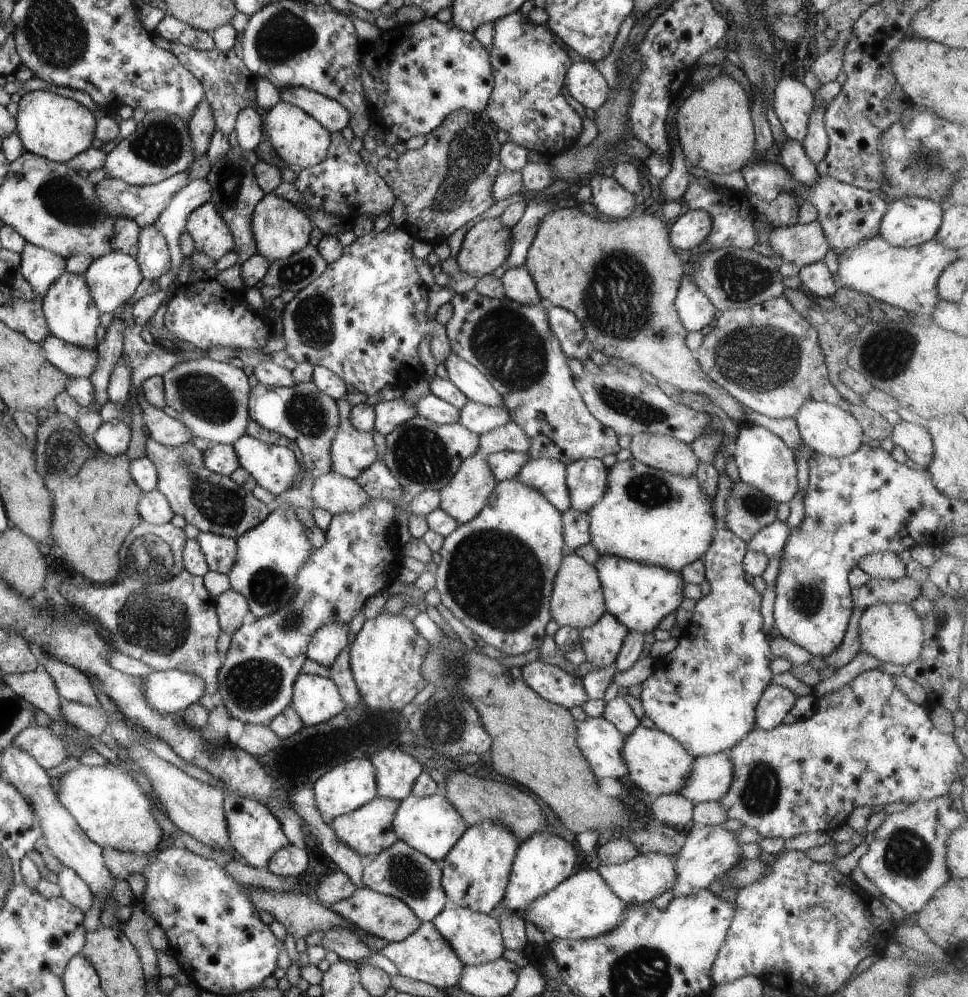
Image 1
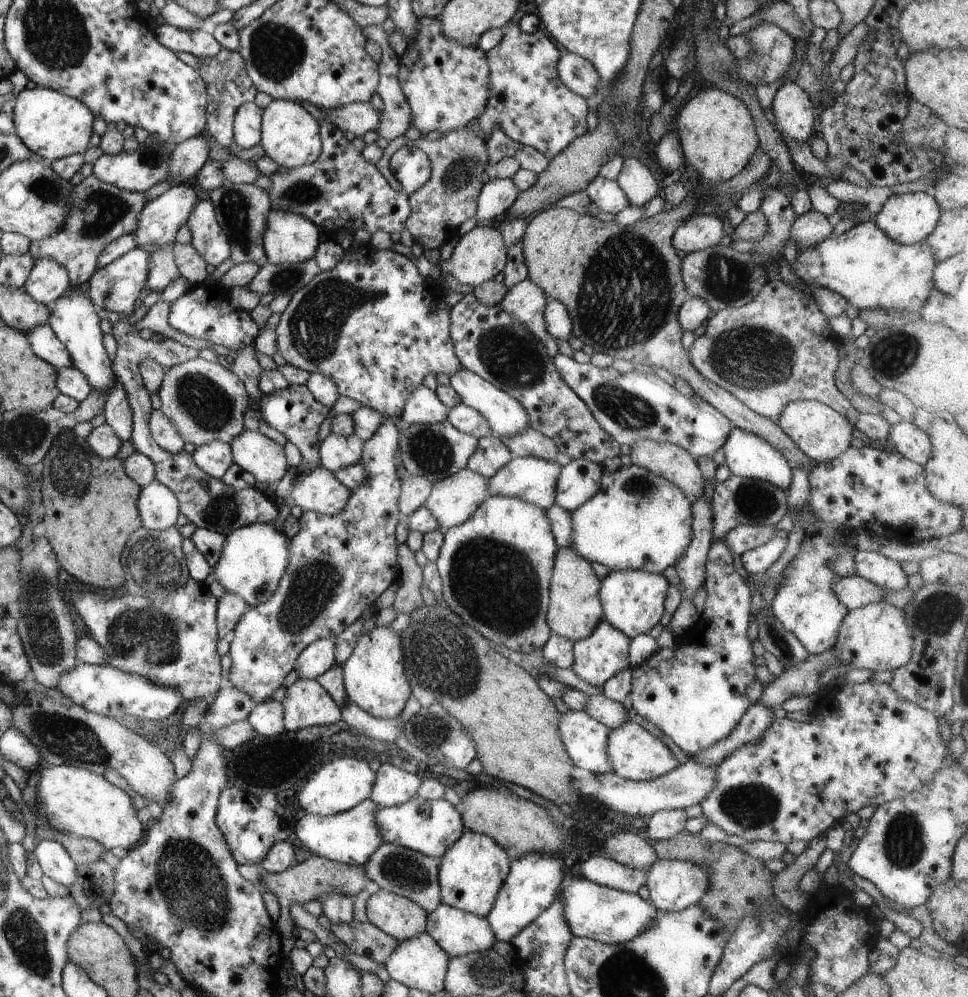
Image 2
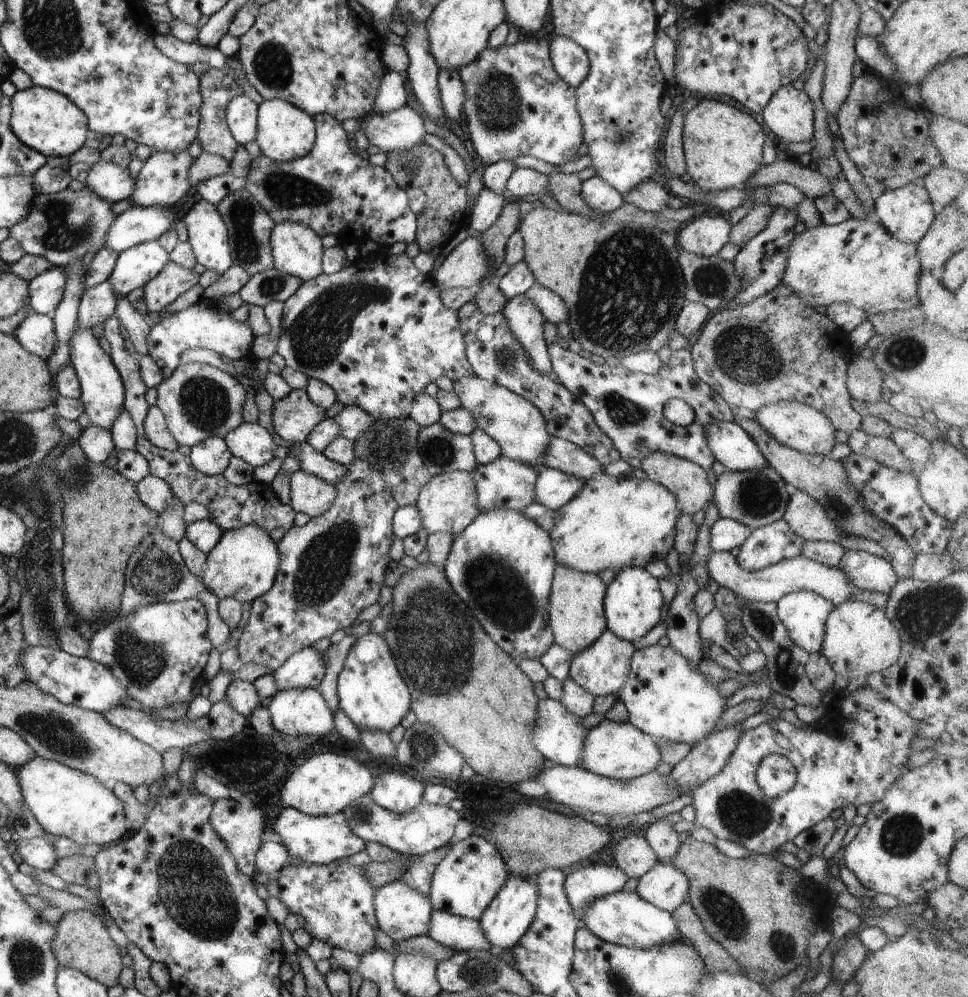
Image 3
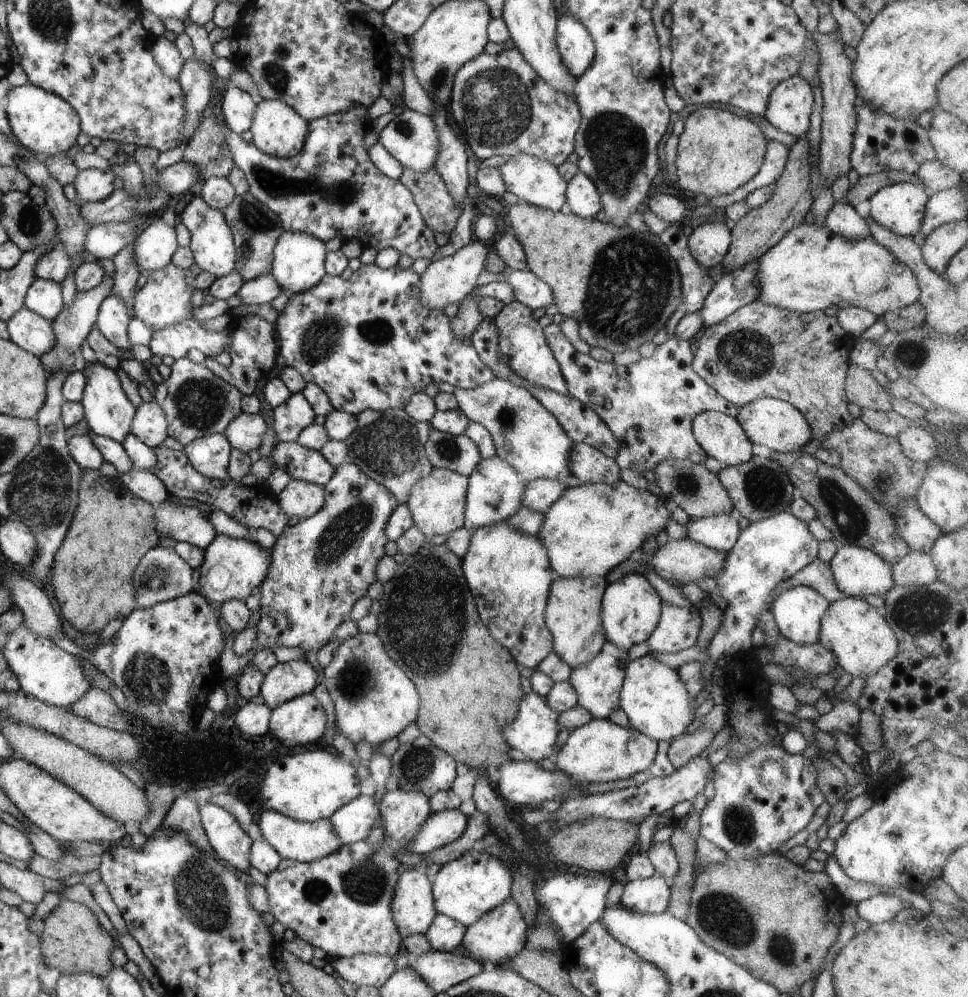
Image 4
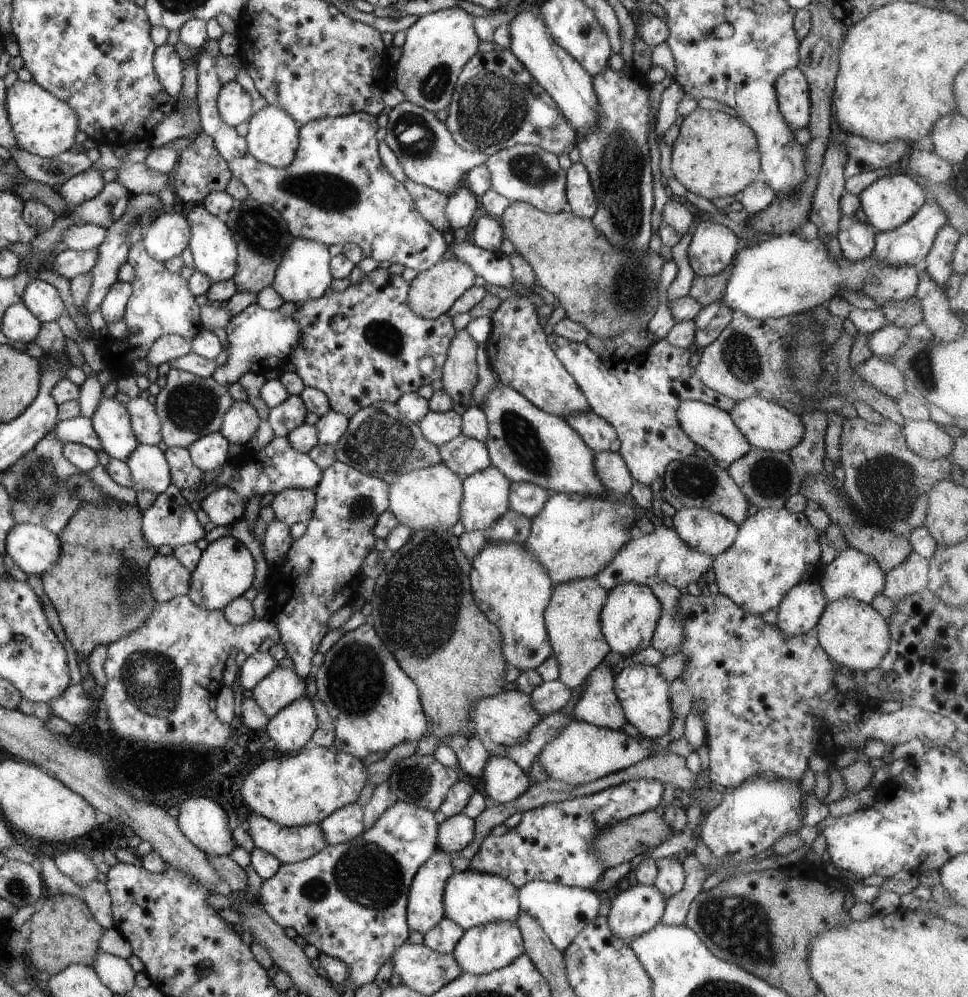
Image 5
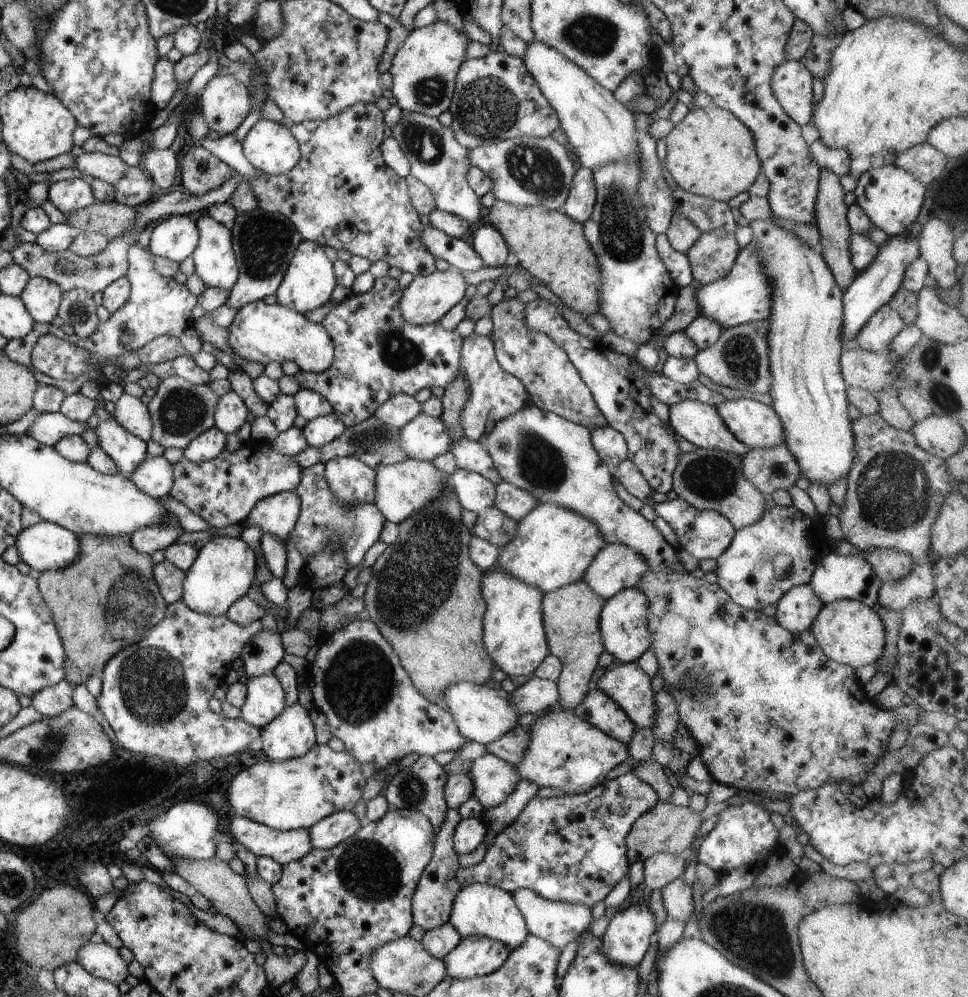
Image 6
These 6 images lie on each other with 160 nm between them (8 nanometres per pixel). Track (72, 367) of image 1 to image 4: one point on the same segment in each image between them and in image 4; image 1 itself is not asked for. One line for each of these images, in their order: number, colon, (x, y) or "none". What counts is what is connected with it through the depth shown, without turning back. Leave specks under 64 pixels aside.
2: (48, 346)
3: (37, 333)
4: (34, 333)

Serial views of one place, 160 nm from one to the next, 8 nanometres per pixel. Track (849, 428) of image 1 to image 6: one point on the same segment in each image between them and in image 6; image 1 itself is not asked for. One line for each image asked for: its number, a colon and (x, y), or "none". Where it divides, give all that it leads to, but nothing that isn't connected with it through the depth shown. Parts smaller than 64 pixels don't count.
2: (821, 433)
3: (799, 426)
4: (775, 423)
5: (766, 425)
6: (755, 424)

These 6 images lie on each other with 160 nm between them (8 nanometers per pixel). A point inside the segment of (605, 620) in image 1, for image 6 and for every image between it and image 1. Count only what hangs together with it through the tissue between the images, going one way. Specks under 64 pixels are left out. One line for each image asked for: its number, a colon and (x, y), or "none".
2: (603, 654)
3: (602, 669)
4: (598, 683)
5: (597, 704)
6: (597, 708)

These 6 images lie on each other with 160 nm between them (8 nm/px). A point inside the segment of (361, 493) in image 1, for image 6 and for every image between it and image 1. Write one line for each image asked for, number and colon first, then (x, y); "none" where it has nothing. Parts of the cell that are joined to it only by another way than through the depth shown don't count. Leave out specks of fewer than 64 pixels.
2: (319, 490)
3: (309, 493)
4: (301, 498)
5: (292, 505)
6: (278, 514)

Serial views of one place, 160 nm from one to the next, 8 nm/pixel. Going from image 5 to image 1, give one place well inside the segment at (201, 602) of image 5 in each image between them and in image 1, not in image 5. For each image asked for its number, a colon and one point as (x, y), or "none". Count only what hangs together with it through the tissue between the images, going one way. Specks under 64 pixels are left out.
1: (269, 557)
2: (254, 558)
3: (243, 565)
4: (234, 566)

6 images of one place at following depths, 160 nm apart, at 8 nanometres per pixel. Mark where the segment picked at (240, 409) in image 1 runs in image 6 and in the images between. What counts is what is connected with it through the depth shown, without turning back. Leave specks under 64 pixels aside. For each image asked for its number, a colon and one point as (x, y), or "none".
2: (207, 402)
3: (200, 401)
4: (198, 403)
5: (190, 407)
6: (181, 410)

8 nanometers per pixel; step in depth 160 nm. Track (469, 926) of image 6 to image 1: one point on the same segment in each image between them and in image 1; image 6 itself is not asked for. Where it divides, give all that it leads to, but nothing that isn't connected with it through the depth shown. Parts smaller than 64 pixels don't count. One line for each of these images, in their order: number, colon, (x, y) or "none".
1: (476, 871)
2: (471, 872)
3: (473, 871)
4: (465, 888)
5: (471, 898)

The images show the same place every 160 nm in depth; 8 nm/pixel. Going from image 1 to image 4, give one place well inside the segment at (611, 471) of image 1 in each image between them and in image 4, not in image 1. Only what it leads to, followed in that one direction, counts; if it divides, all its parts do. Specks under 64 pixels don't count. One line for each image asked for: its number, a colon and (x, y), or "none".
2: (639, 520)
3: (613, 523)
4: (592, 528)

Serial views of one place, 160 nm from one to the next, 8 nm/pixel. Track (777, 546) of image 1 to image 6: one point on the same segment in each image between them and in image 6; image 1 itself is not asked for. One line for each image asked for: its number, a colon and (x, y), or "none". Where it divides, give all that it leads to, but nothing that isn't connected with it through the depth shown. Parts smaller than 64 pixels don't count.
2: (743, 538)
3: (726, 534)
4: (720, 532)
5: (710, 533)
6: (706, 534)

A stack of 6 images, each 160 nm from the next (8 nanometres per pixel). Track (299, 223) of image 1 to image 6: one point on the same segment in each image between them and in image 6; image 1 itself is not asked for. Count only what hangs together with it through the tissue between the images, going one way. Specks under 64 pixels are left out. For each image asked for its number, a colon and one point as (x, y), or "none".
2: (289, 237)
3: (297, 250)
4: (298, 263)
5: (304, 273)
6: (310, 279)

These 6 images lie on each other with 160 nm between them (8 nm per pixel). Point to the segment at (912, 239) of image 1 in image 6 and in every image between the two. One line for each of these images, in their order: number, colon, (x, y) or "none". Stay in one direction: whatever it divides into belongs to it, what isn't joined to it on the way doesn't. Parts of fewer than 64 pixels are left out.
2: (908, 218)
3: (906, 212)
4: (900, 207)
5: (890, 201)
6: (892, 198)

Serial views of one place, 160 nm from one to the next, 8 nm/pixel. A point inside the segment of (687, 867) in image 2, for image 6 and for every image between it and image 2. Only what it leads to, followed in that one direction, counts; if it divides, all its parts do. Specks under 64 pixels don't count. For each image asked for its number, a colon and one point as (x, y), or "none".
3: (665, 886)
4: (650, 895)
5: (636, 910)
6: (627, 937)

